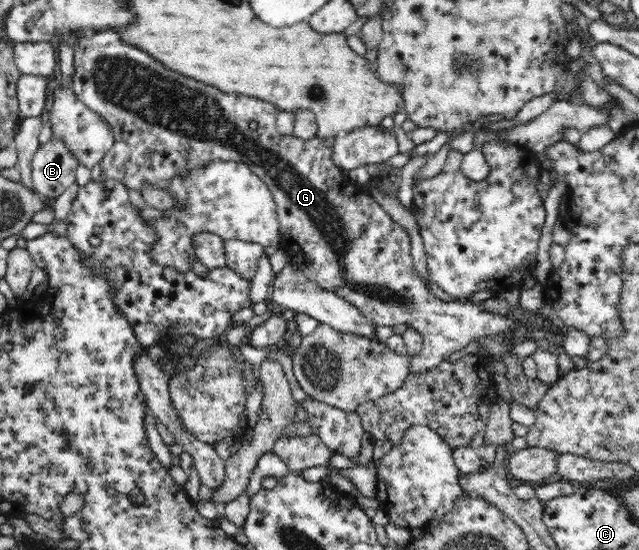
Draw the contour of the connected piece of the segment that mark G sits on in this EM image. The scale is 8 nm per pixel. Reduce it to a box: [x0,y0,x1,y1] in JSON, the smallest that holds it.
[72,30,521,373]

